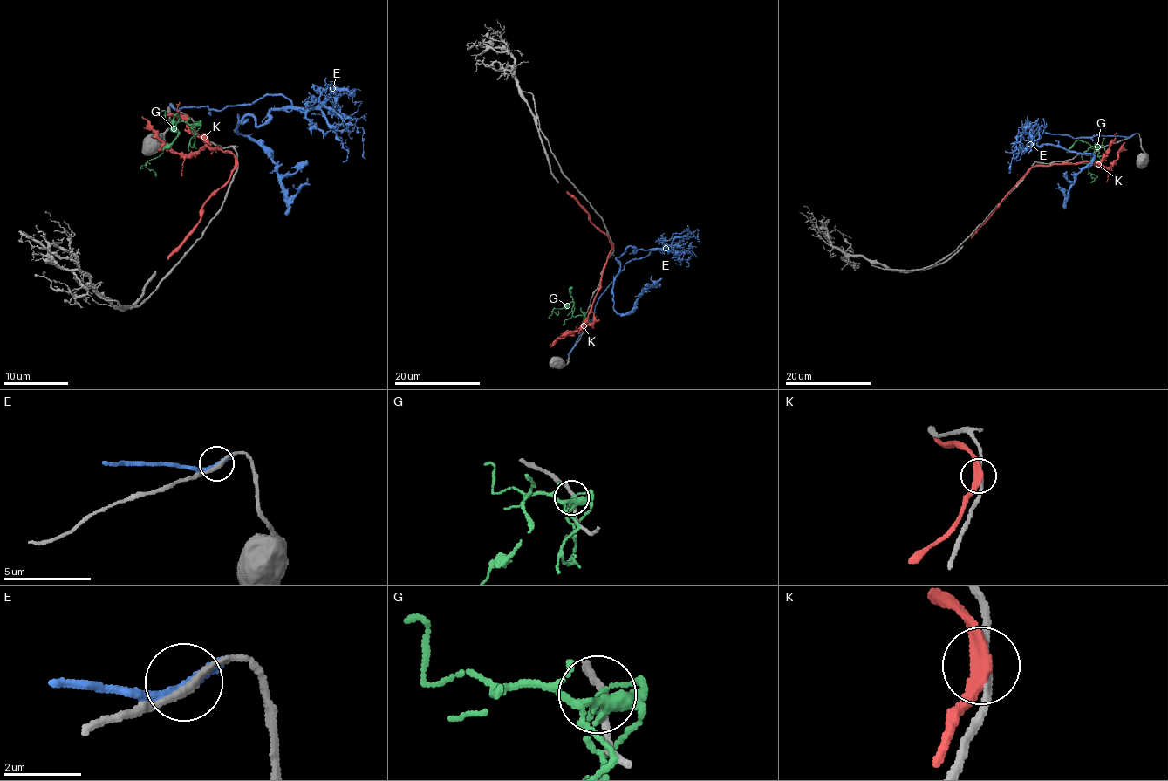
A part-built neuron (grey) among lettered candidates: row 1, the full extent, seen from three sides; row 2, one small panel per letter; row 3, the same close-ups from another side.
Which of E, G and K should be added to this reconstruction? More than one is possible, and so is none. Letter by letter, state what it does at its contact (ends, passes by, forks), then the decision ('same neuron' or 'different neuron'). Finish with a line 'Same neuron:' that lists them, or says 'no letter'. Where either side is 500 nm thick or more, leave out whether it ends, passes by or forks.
E: it passes by; different neuron
G: it ends; different neuron
K: it passes by; same neuron
Same neuron: K

